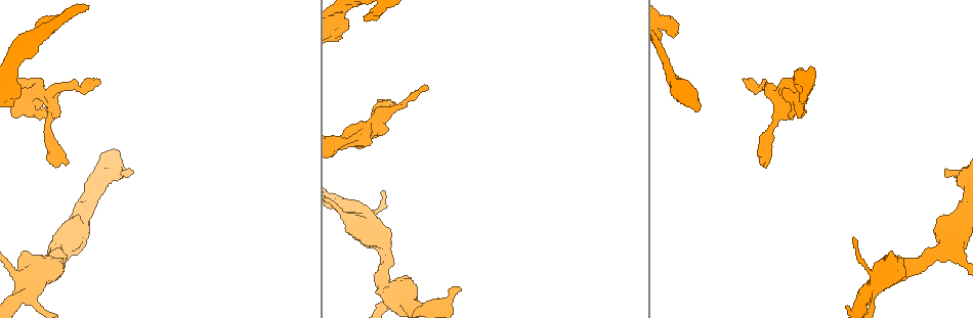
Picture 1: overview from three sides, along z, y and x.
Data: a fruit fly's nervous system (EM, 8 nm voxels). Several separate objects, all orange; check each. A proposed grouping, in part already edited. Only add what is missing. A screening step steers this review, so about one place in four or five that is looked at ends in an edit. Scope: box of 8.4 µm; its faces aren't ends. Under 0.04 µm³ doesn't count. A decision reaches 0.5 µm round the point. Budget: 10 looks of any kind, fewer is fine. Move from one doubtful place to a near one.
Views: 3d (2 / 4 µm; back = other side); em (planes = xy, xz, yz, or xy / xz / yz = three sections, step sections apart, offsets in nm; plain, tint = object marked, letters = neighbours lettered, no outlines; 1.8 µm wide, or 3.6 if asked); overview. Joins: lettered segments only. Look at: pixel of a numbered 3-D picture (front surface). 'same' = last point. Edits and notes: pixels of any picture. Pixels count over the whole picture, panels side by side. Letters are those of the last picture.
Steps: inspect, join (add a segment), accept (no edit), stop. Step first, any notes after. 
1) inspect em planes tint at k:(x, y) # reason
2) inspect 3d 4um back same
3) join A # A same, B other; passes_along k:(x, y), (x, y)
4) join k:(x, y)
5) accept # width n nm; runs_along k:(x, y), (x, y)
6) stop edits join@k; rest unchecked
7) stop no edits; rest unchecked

inspect 3d 4um at 1:(761, 164) # tapers out

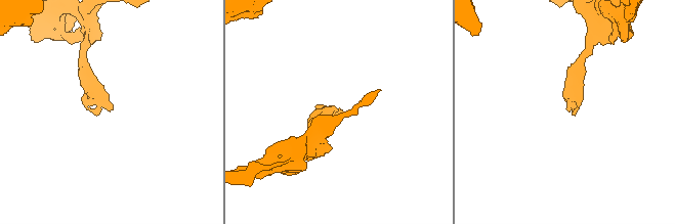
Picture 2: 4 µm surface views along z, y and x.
inspect em planes tint at 2:(568, 108)

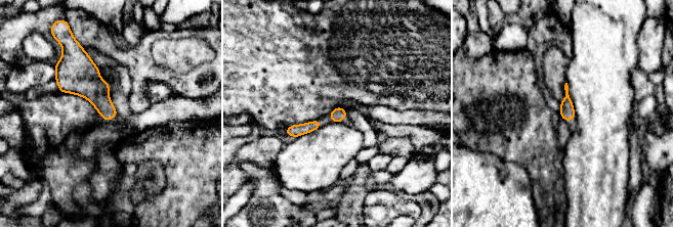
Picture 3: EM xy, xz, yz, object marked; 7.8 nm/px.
inspect em planes letters same

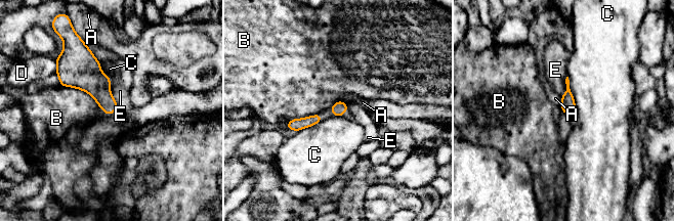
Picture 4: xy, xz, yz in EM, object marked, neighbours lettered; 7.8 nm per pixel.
accept # A other, B other, C other, D other, E other; none of them fits

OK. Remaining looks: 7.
inspect em planes tint at 1:(364, 19)

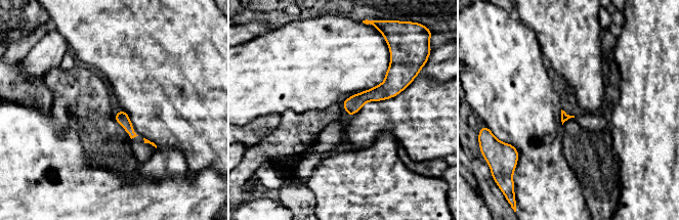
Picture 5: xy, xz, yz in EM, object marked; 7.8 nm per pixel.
inspect em planes letters same # what lies round it

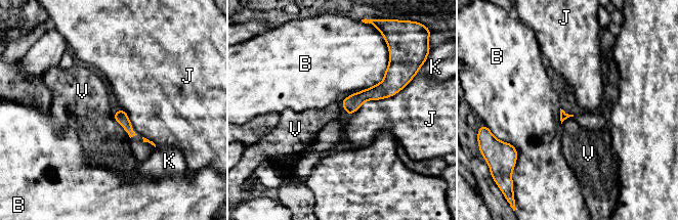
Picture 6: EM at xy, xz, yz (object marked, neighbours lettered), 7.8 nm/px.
accept # B other, J other, K other, V other; border 6:(112, 115), (130, 138); no lettered segment goes on from it

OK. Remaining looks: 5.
inspect em planes letters at 1:(944, 172) # branch stops here

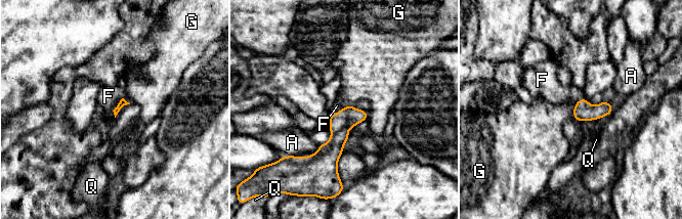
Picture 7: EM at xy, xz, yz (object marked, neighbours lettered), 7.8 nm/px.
join F # A other, F same, G other, Q other; passes_along 7:(348, 117), (338, 112), (337, 105); the neuron continues

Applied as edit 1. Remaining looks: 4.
inspect em 3.6um planes plain at 1:(59, 250) # three arms meet

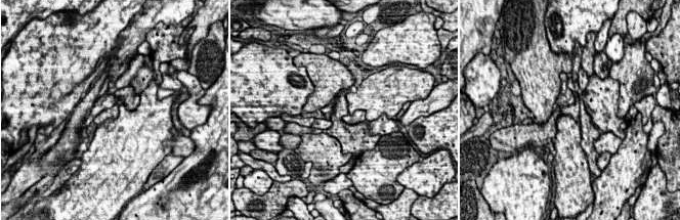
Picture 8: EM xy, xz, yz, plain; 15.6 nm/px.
inspect em 3.6um planes tint same

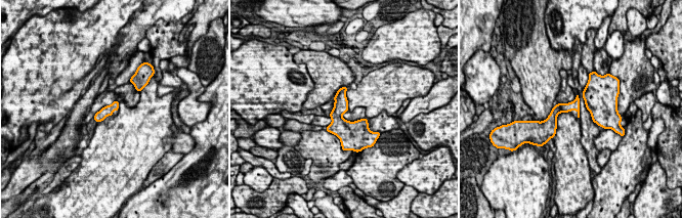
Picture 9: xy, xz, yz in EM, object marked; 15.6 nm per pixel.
inspect em 3.6um planes letters same # what lies round it

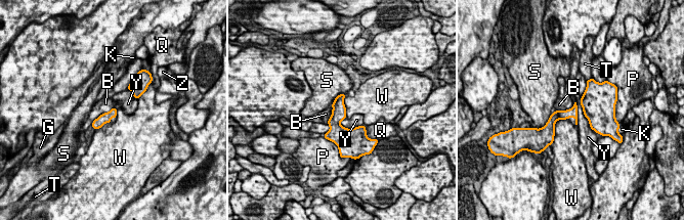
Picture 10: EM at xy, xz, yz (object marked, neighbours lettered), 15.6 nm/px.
accept # longest_contact B 500 nm; B other, G other, K other, P other, Q other, S other, T other, W other, Y other, Z other; runs_along 10:(601, 113), (579, 104), (547, 129); none of them fits

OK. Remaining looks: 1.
stop edits join@7; rest unchecked

